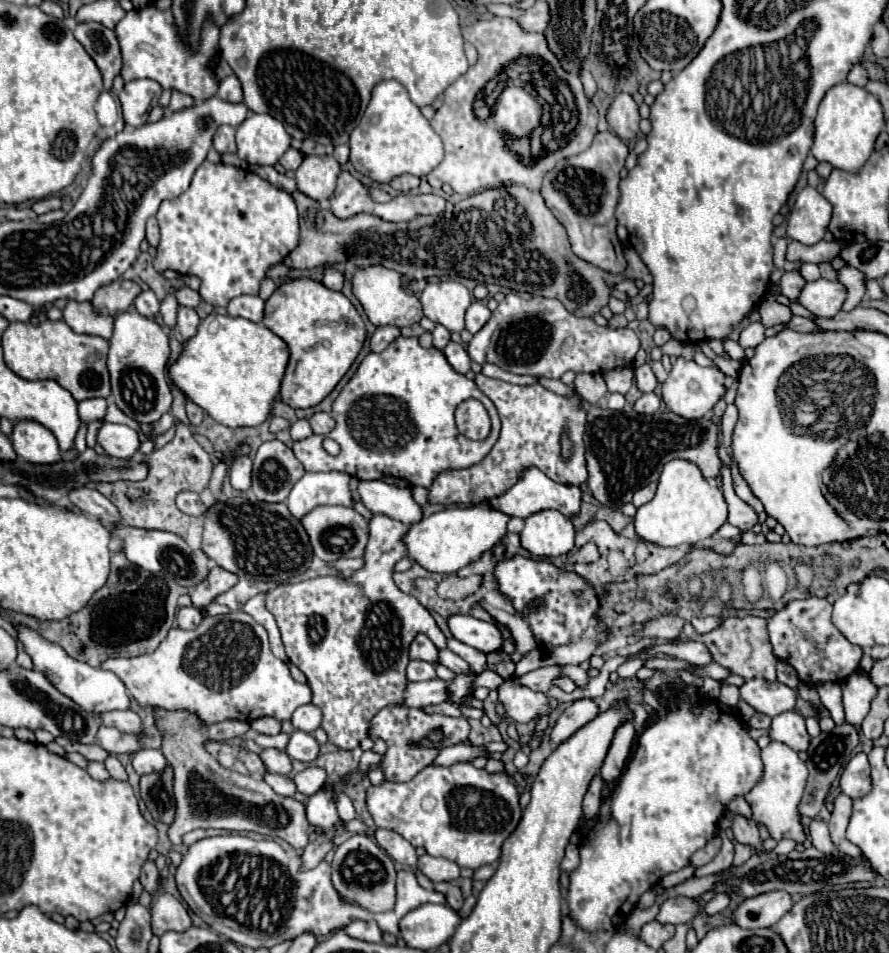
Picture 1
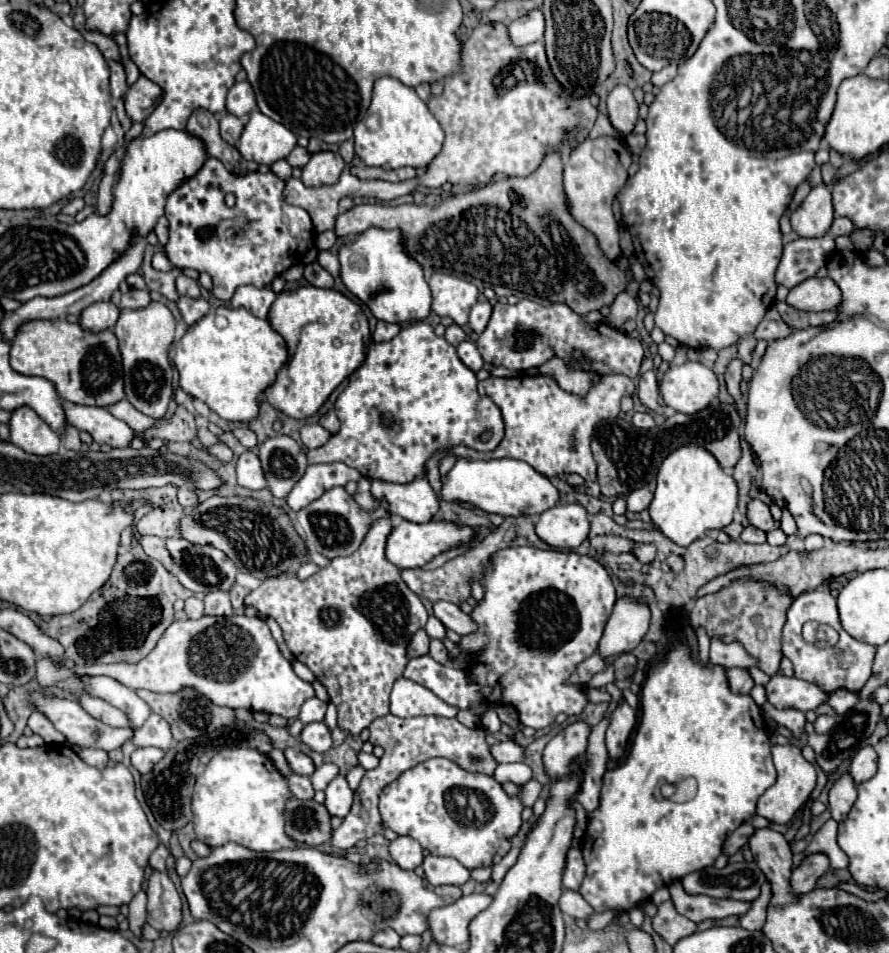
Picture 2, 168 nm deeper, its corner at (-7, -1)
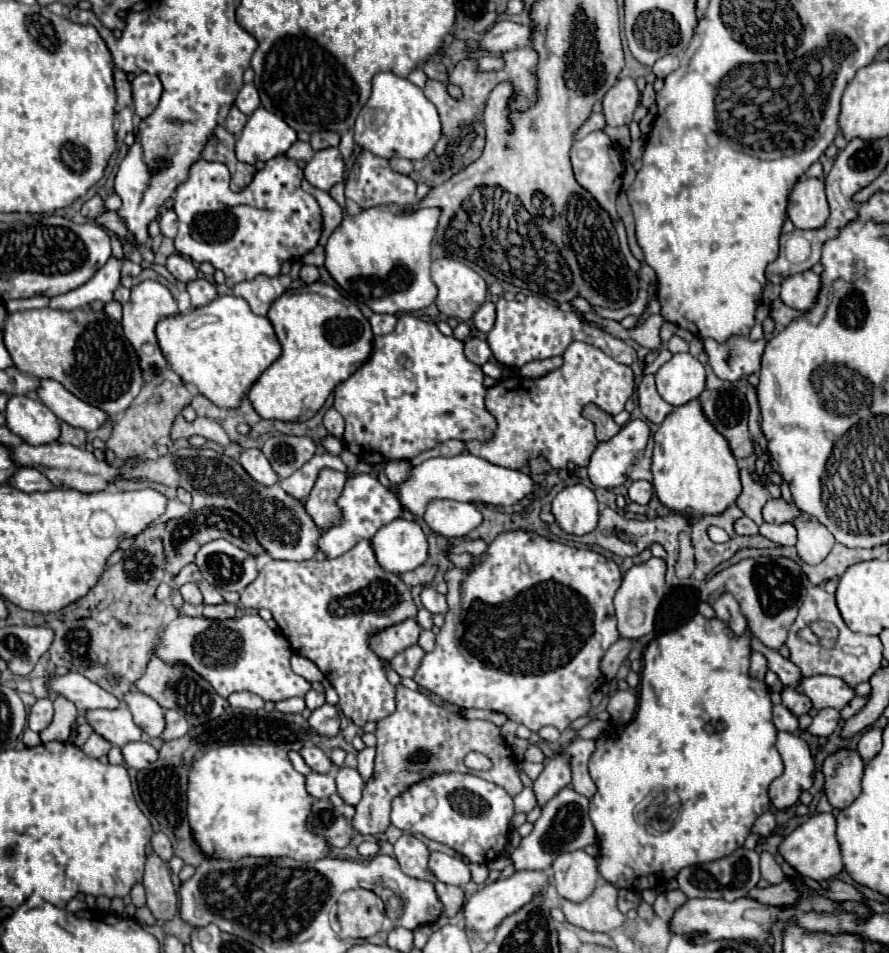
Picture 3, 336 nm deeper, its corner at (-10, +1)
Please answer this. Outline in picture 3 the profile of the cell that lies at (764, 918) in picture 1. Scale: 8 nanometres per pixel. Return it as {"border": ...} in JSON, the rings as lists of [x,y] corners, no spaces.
{"border":[[[816,813],[802,825],[798,825],[790,835],[782,839],[778,845],[778,853],[786,857],[786,863],[800,865],[800,875],[810,877],[814,881],[824,881],[836,877],[842,871],[842,857],[840,847],[836,841],[836,819],[832,813]]]}

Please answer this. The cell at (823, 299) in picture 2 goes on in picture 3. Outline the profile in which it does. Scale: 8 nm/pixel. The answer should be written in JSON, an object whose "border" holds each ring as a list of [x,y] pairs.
{"border":[[[812,271],[790,275],[780,285],[780,301],[792,309],[808,311],[820,291],[820,277]]]}

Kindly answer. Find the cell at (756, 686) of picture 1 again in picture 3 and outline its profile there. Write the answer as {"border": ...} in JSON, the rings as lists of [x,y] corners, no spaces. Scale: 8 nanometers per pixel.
{"border":[[[816,675],[802,679],[798,691],[804,691],[814,703],[814,709],[820,707],[834,707],[842,709],[846,703],[850,703],[856,697],[856,691],[844,683],[840,677],[830,677],[830,675]]]}

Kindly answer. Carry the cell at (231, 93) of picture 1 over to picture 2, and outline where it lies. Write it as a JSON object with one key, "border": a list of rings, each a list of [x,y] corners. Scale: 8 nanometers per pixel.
{"border":[[[249,81],[235,83],[229,89],[229,93],[227,93],[227,111],[229,113],[241,117],[245,113],[251,113],[255,107],[257,107],[257,103],[255,103],[255,95],[253,95]]]}

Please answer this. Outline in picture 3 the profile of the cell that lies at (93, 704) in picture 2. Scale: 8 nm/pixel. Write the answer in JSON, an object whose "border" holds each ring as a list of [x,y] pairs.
{"border":[[[50,673],[46,677],[46,689],[54,695],[62,695],[68,701],[72,701],[78,711],[88,711],[88,709],[116,709],[120,705],[120,701],[104,691],[102,687],[98,687],[96,683],[88,681],[84,675],[80,673],[66,673],[66,675],[56,675]]]}

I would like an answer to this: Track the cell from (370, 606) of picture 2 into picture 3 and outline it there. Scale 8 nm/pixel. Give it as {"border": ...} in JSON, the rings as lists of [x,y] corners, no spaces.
{"border":[[[370,541],[358,543],[352,551],[340,555],[340,559],[328,561],[268,561],[254,583],[250,583],[240,593],[240,603],[246,609],[270,609],[274,621],[280,627],[280,633],[288,639],[290,647],[296,655],[302,655],[316,663],[316,667],[326,675],[332,687],[338,691],[338,707],[342,713],[354,721],[356,725],[364,725],[368,721],[378,721],[384,715],[390,715],[396,709],[394,703],[394,685],[388,683],[386,671],[382,667],[382,659],[374,655],[368,647],[368,635],[378,629],[390,627],[392,623],[400,623],[408,617],[416,617],[418,609],[412,601],[408,585],[394,573],[386,573],[378,563],[376,555],[370,547]]]}

